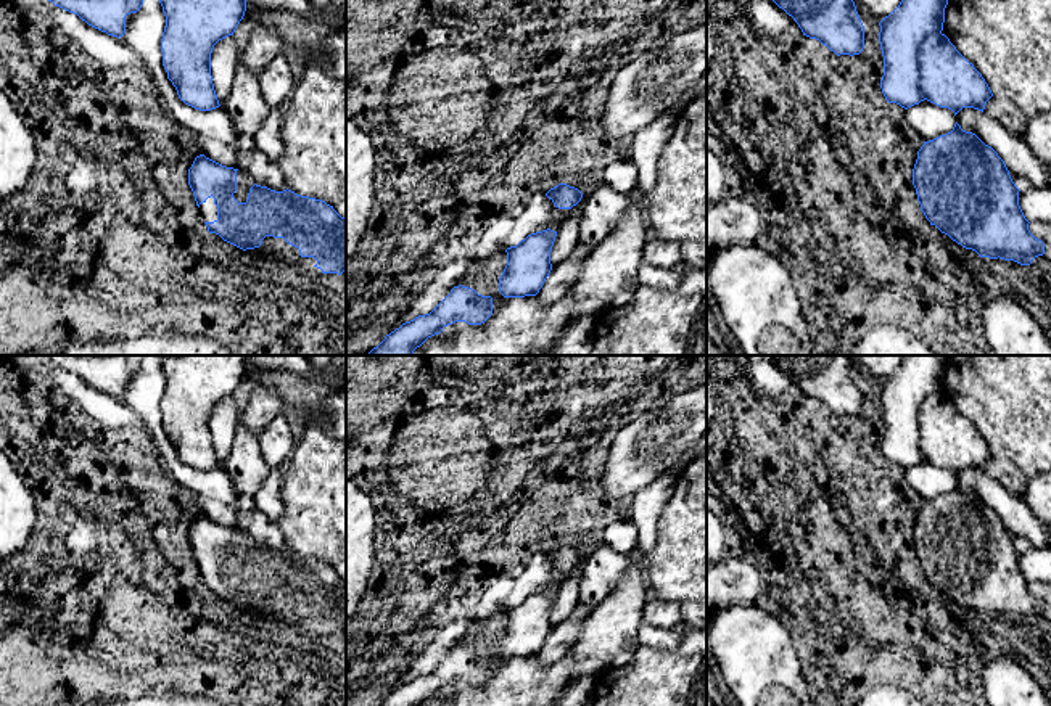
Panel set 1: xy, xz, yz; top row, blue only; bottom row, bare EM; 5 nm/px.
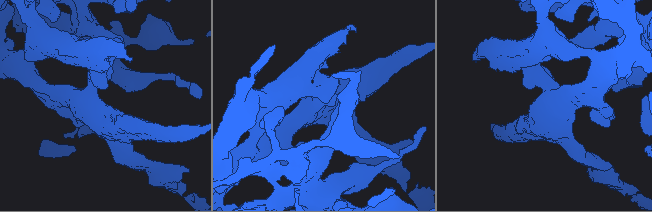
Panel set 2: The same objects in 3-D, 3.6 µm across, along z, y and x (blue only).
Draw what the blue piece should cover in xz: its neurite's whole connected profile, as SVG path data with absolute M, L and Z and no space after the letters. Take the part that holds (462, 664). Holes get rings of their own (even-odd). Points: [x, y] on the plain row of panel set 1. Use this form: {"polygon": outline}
{"polygon": "M454 646L451 653L430 672L385 696L378 706L422 706L428 698L439 695L455 682L481 685L493 674L493 658L481 656L468 646Z"}

